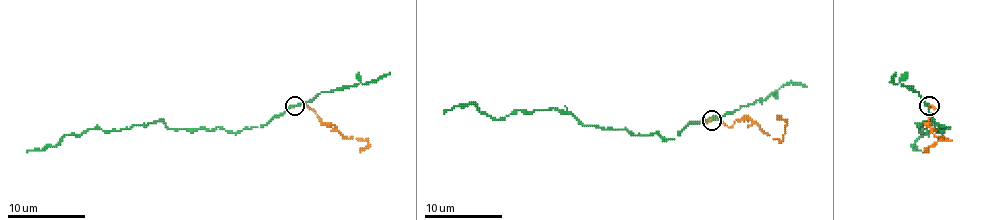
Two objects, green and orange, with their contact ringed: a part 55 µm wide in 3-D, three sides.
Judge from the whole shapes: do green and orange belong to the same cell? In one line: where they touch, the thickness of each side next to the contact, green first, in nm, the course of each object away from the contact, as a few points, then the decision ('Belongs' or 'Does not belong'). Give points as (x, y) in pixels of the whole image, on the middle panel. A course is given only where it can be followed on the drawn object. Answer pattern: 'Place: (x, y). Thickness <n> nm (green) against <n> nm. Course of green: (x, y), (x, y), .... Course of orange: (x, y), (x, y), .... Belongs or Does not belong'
Place: (711, 120). Thickness 300 nm (green) against 240 nm. Course of green: (711, 119), (691, 121), (666, 139), (584, 125), (553, 108), (516, 110), (498, 119), (459, 104), (444, 113). Course of orange: (711, 119), (719, 119), (728, 127), (736, 119), (752, 119), (781, 141), (787, 123), (777, 115). Does not belong

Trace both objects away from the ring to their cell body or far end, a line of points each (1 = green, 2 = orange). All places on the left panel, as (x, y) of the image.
1: (294, 105), (239, 132), (216, 127), (210, 131), (167, 127), (161, 121), (66, 134), (54, 146), (27, 152)
2: (294, 105), (302, 103), (343, 136), (370, 144), (360, 152)

